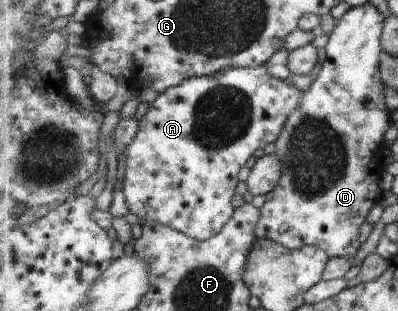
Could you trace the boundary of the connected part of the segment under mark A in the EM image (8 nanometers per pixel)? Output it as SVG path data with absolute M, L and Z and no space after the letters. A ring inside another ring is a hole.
M261 65L253 68L231 67L222 70L219 73L211 74L211 76L193 77L183 82L182 85L169 89L166 93L158 95L140 122L140 132L135 137L133 144L128 148L127 158L125 158L124 168L126 177L124 191L126 192L127 202L130 206L131 213L136 214L143 220L161 221L171 228L183 231L183 234L189 235L191 238L199 239L201 242L208 241L210 238L217 236L223 227L234 217L237 210L233 206L233 198L237 195L237 186L241 182L241 170L249 164L249 160L255 156L255 152L259 152L261 148L265 148L271 142L276 143L285 130L285 124L300 106L304 99L305 91L299 90L287 79L283 80L271 74L267 65Z

